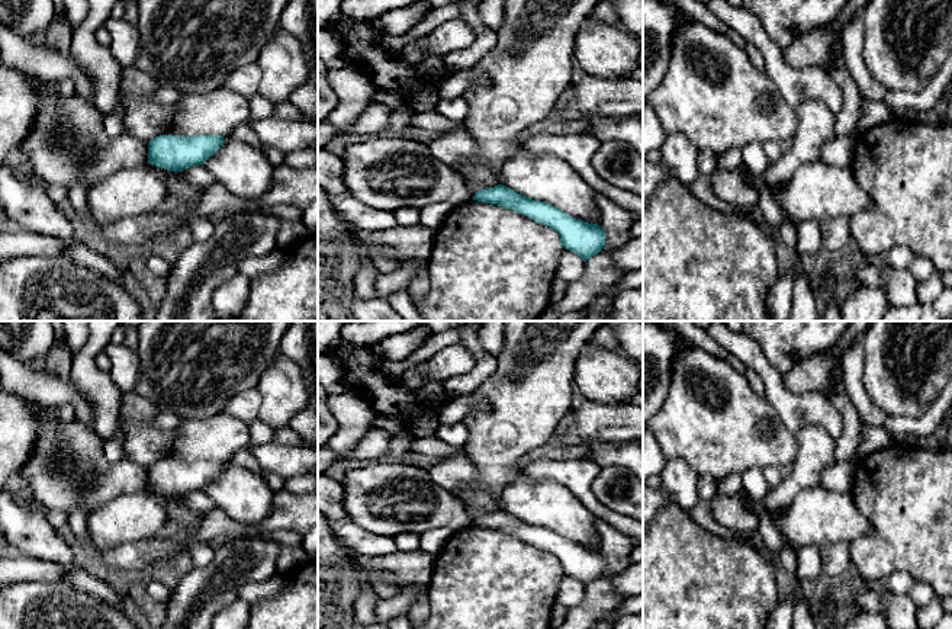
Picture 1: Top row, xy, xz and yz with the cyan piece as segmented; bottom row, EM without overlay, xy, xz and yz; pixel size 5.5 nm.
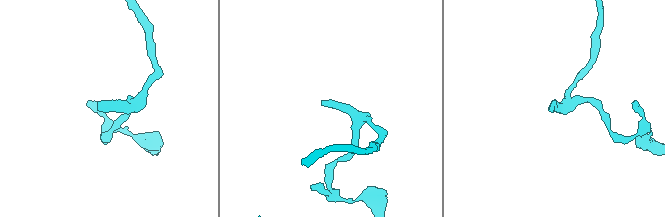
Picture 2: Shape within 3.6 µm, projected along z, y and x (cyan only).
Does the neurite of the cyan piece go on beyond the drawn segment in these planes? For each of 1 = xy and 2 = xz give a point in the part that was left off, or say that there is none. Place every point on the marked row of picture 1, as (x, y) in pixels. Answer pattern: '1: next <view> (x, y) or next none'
1: next none
2: next none

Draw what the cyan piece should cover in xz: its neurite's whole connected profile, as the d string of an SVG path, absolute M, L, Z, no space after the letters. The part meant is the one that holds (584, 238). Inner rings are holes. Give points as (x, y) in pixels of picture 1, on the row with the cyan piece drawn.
M504 184L480 189L473 200L502 206L553 228L560 235L562 247L576 253L583 261L605 245L605 232L598 224L575 219L549 203L533 200Z

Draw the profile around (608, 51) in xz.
M586 17L575 36L575 60L585 76L608 80L628 78L640 55L637 39L620 25Z

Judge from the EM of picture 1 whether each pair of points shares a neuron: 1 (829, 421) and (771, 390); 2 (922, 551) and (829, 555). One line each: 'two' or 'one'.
1: one
2: two

